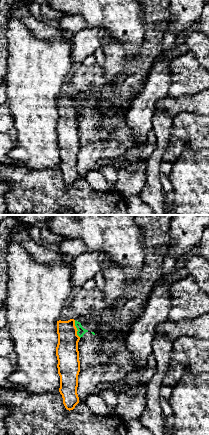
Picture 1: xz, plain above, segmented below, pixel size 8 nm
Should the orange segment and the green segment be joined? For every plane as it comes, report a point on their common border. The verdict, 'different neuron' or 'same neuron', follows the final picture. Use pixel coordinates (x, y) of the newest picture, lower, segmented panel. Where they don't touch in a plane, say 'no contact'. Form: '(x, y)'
(76, 329)

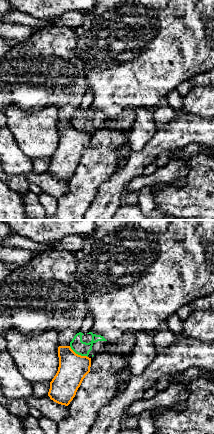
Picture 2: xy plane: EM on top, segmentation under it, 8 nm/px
(77, 354)

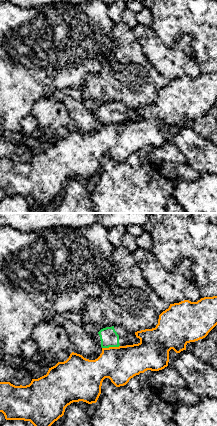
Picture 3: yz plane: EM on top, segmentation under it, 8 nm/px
(110, 347)

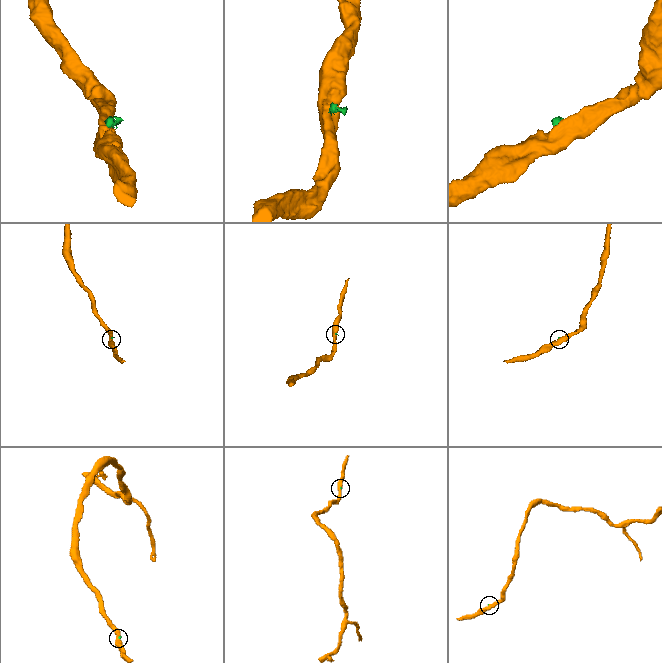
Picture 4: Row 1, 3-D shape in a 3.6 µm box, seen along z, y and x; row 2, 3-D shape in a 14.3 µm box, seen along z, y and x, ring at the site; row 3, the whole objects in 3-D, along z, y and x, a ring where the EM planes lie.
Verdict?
different neuron

